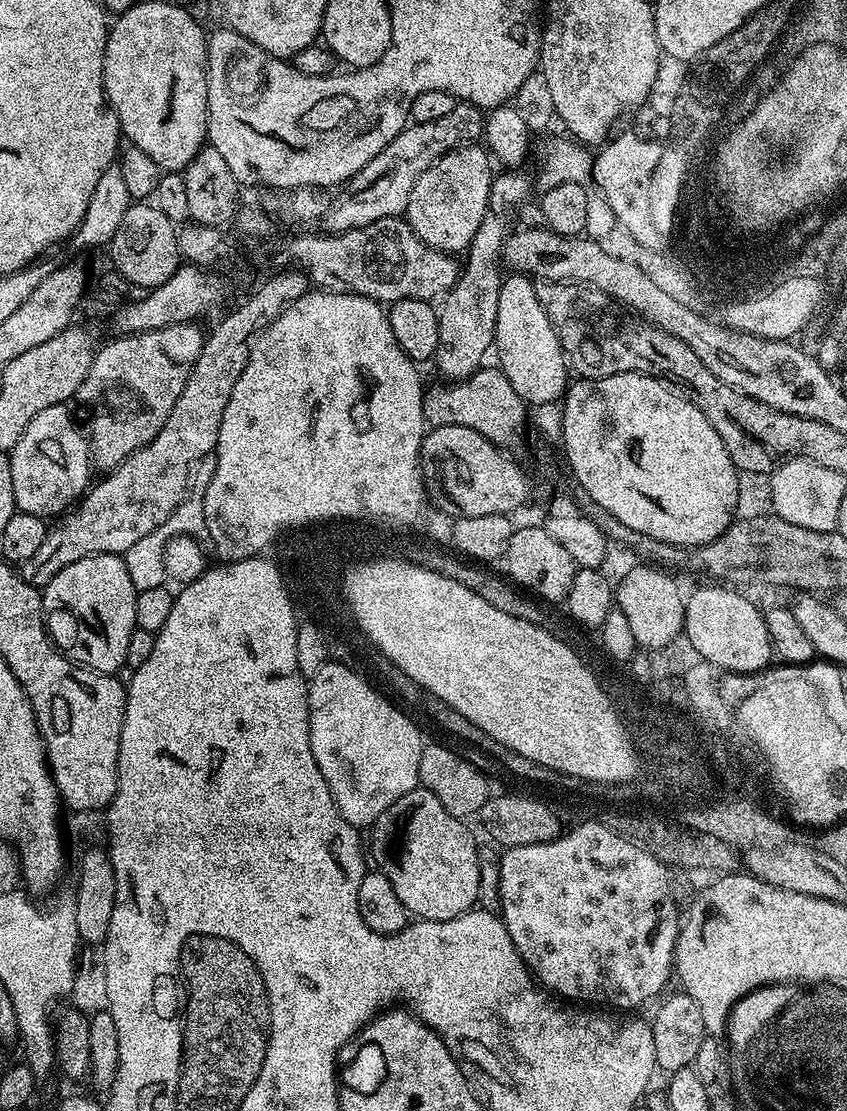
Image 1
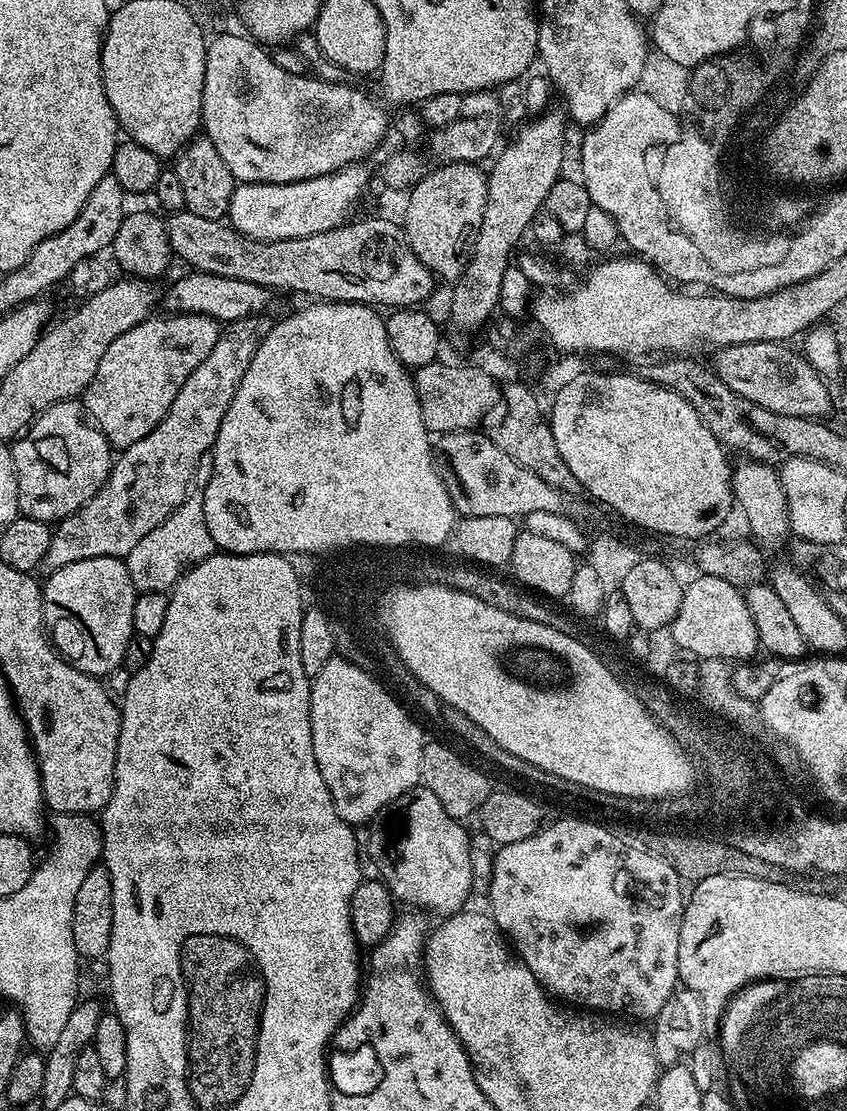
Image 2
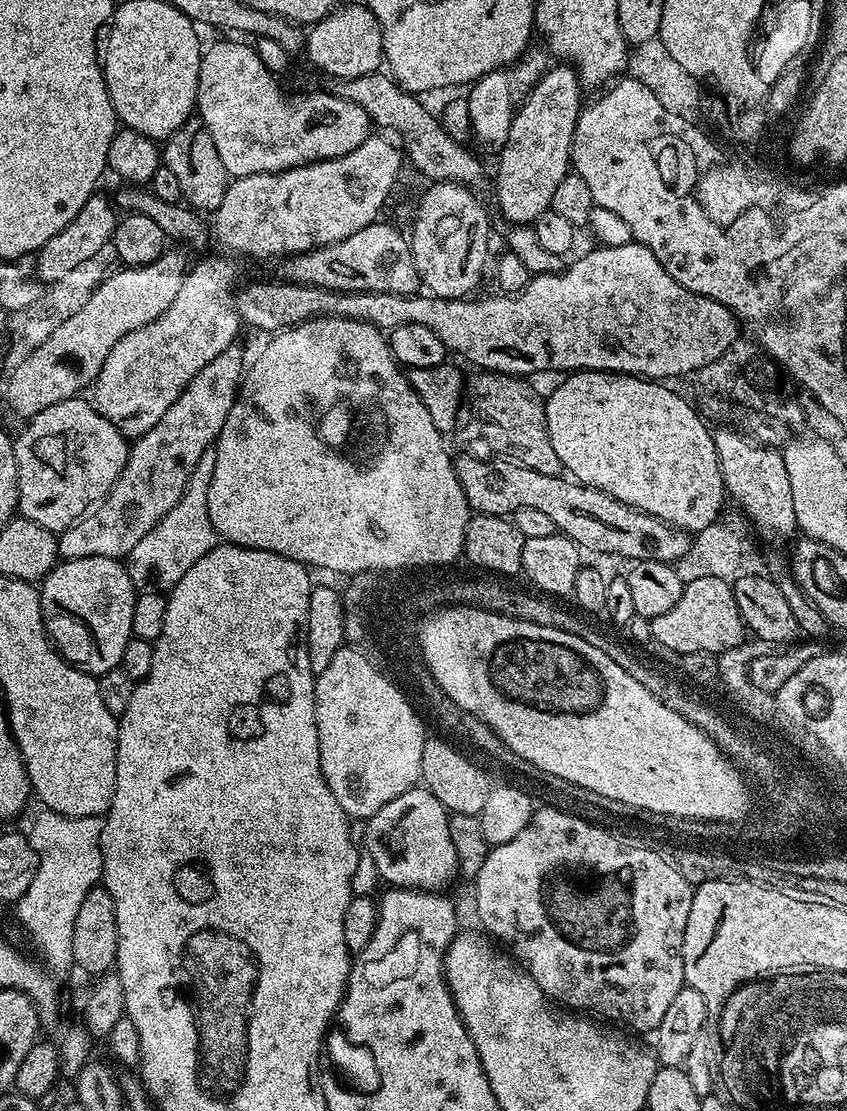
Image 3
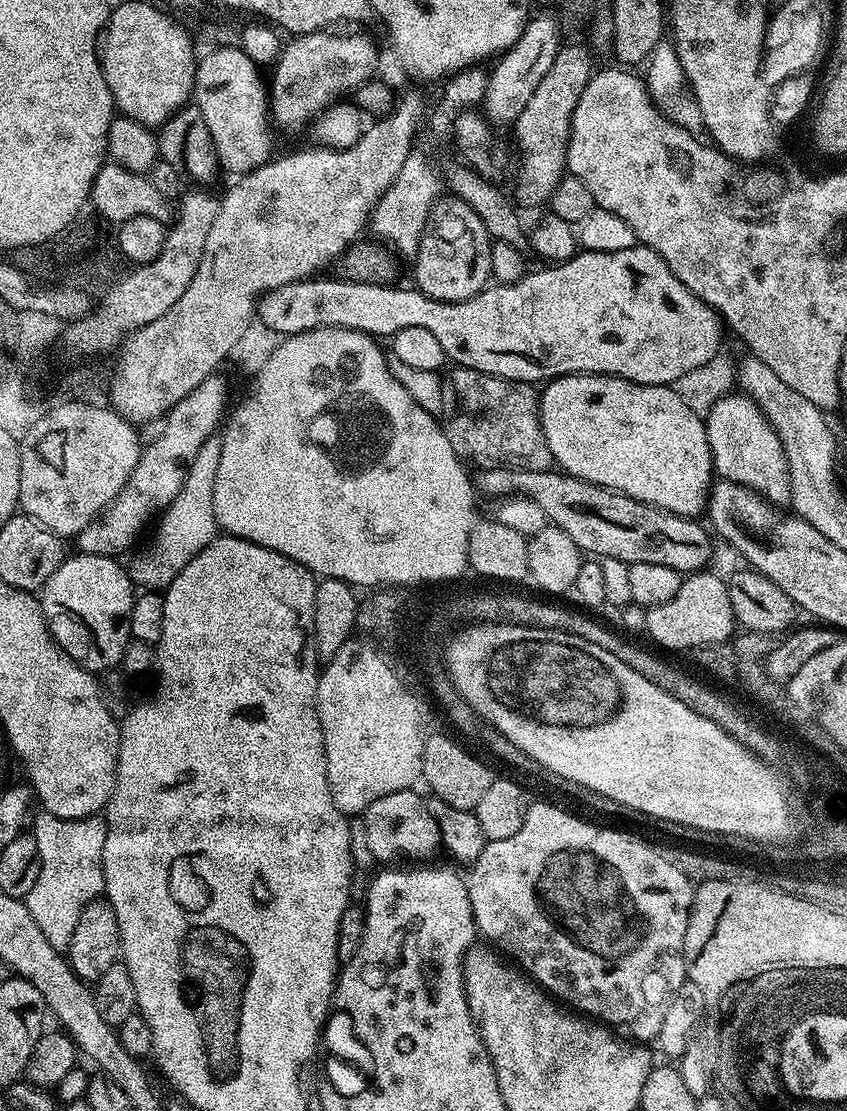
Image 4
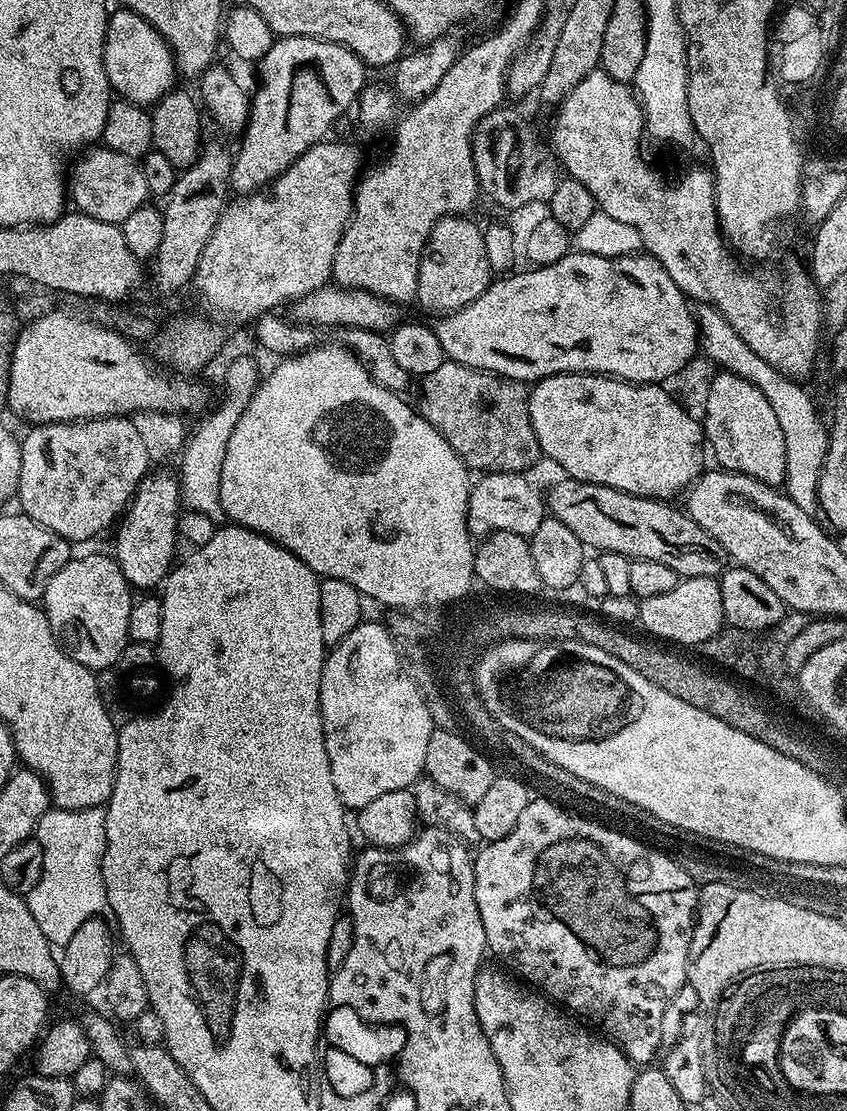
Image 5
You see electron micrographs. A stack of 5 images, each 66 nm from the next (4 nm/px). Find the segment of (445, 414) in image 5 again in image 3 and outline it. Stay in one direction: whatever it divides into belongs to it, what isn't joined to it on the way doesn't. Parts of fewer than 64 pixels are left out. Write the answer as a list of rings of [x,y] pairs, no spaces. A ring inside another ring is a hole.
[[[480,372],[471,377],[468,384],[468,398],[472,400],[468,422],[459,427],[460,440],[475,459],[509,459],[521,464],[524,468],[538,471],[540,474],[551,476],[561,475],[563,468],[561,459],[551,445],[549,430],[546,426],[545,399],[525,377],[511,376],[508,373]]]

